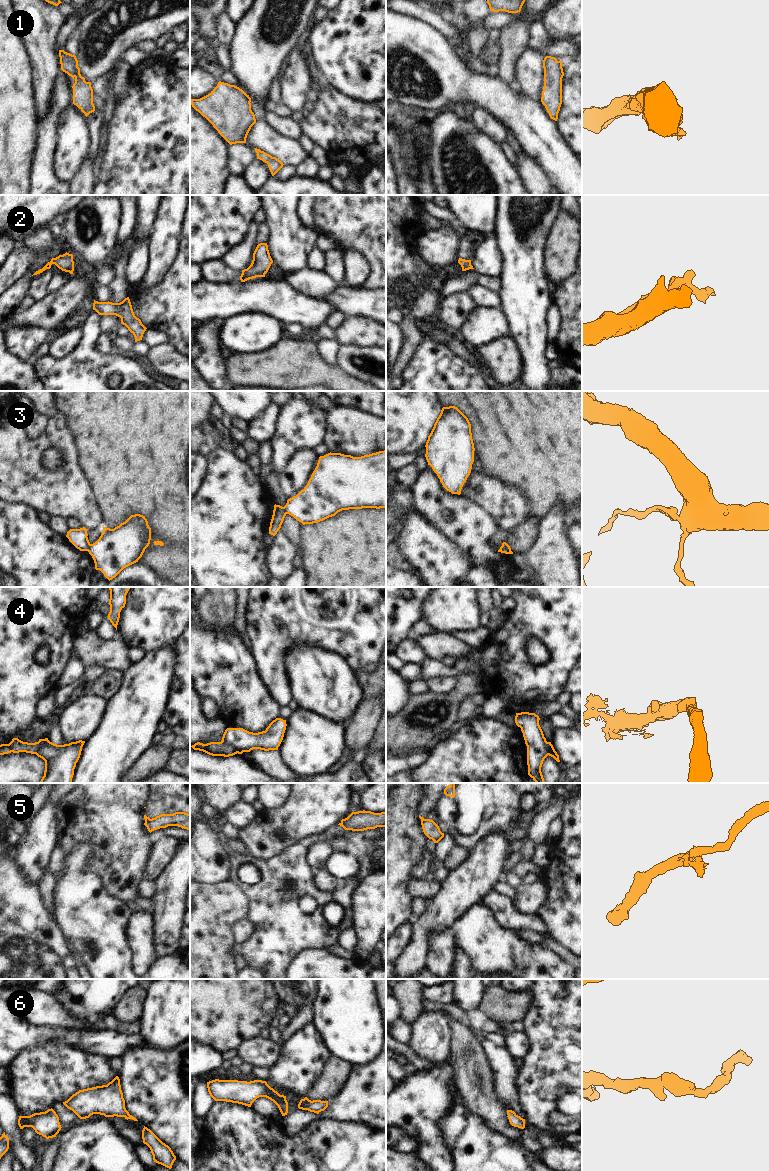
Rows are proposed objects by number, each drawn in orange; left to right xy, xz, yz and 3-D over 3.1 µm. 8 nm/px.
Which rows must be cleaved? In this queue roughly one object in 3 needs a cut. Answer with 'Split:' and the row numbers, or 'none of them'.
Split: 3, 4, 5

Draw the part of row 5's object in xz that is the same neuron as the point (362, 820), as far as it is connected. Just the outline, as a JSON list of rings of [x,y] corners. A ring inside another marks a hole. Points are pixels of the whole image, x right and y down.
[[[371,811],[352,812],[341,823],[345,830],[364,831],[377,827],[386,827],[386,812],[374,813]]]

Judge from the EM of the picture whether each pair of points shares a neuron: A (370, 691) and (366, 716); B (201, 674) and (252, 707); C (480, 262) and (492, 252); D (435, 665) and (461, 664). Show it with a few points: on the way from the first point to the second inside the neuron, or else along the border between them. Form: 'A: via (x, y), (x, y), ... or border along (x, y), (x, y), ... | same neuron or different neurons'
A: border along (363, 698), (375, 700) | different neurons
B: via (214, 673), (218, 673), (239, 694) | same neuron
C: via (483, 261), (489, 255) | same neuron
D: via (441, 669), (455, 669) | same neuron

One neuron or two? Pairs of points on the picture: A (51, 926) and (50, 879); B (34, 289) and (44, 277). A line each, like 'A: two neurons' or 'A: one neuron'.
A: two neurons
B: one neuron

